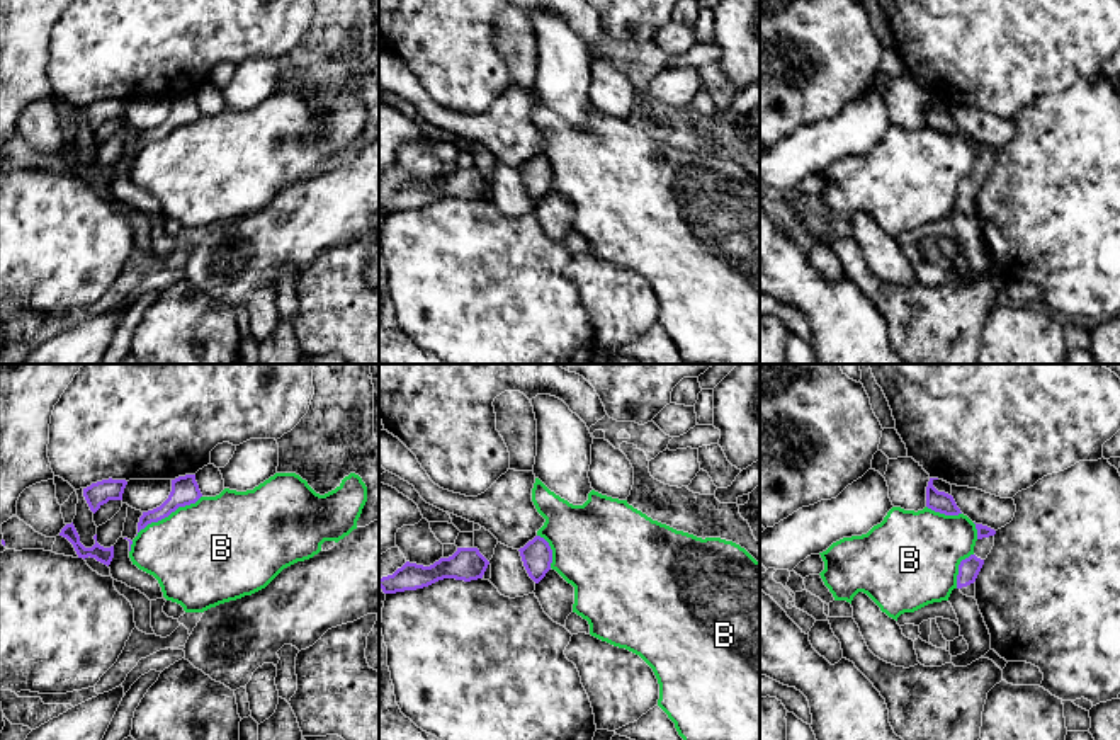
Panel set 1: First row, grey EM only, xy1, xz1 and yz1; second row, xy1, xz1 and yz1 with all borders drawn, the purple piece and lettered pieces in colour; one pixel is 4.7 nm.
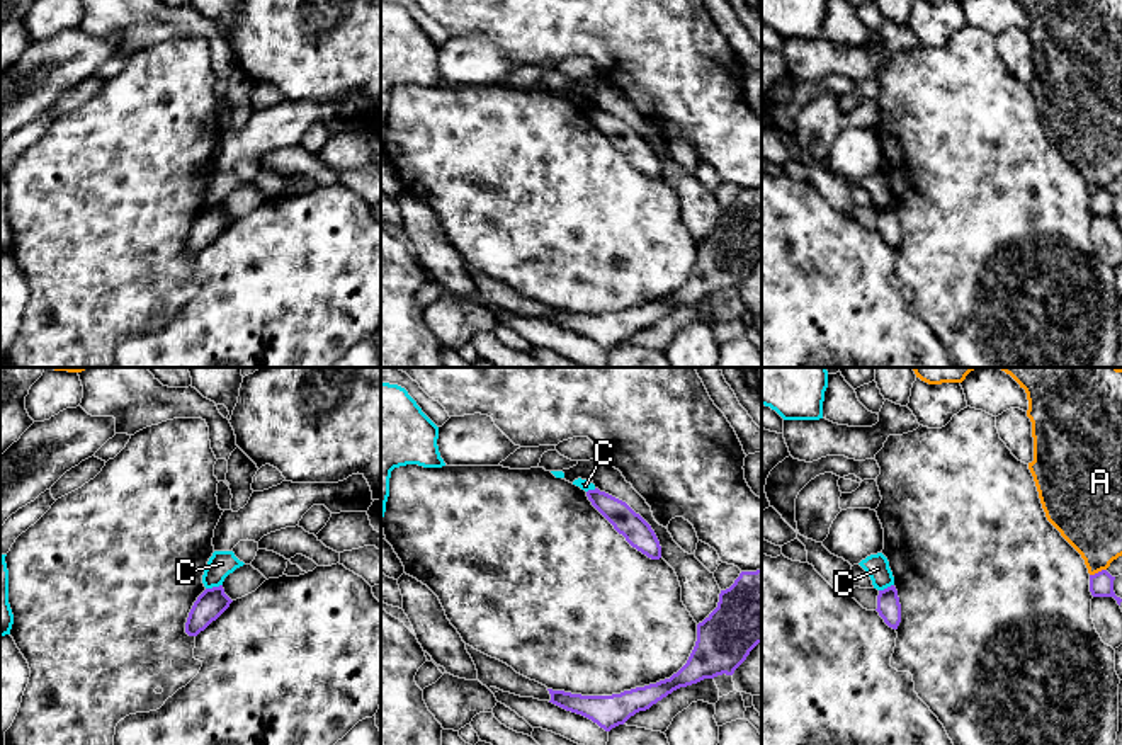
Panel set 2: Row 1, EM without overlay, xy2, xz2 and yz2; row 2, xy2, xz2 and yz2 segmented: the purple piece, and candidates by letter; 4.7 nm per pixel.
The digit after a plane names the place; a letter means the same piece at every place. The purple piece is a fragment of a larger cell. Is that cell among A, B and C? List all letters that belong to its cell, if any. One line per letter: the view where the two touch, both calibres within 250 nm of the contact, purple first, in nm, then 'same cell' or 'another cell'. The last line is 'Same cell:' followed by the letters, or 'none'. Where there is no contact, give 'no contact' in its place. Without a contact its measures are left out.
A: meets purple in yz2; 110 nm thick on the purple side, 300 nm on the other; another cell
B: meets purple in xy1; 130 nm thick on the purple side, 500 nm on the other; another cell
C: meets purple in xy2; 140 nm thick on the purple side, 120 nm on the other; another cell
Same cell: none

